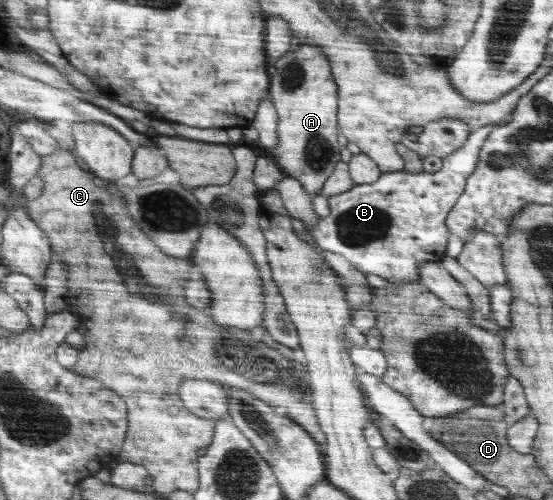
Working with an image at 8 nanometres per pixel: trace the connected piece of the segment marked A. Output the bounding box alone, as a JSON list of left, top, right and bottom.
[267,44,341,193]

